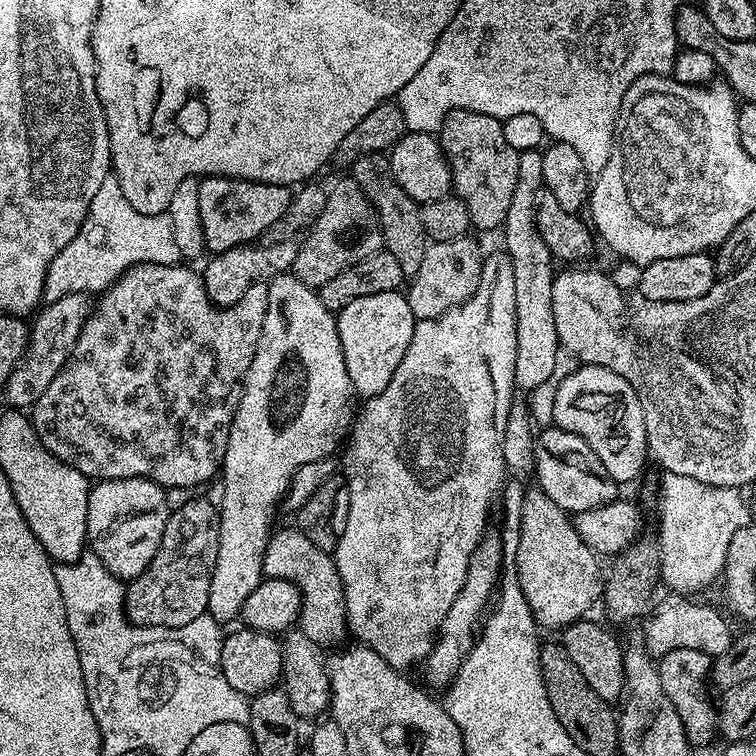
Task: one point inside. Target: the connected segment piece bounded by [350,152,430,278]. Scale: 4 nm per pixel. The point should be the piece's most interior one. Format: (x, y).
(401, 227)

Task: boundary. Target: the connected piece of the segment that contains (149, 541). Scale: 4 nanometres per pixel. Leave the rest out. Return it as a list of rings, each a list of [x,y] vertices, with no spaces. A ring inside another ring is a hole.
[[[141,476],[102,480],[88,489],[88,538],[91,555],[96,556],[121,582],[137,580],[160,549],[162,534],[170,515],[166,491]]]

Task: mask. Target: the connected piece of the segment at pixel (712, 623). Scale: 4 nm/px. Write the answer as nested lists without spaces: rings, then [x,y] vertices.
[[[668,594],[668,597],[657,603],[647,617],[648,625],[644,628],[642,643],[653,657],[659,658],[670,654],[670,650],[702,650],[702,654],[718,657],[730,650],[734,639],[734,631],[728,625],[728,620],[716,608],[708,604],[699,604],[696,598],[687,595]]]

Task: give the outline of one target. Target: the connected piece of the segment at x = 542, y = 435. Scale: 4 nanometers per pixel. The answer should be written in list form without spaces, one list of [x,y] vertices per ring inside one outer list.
[[[555,426],[541,427],[535,437],[534,480],[557,506],[569,514],[608,504],[618,496],[617,482],[610,478],[606,466],[598,462],[598,454],[594,454],[578,434],[570,434]]]

